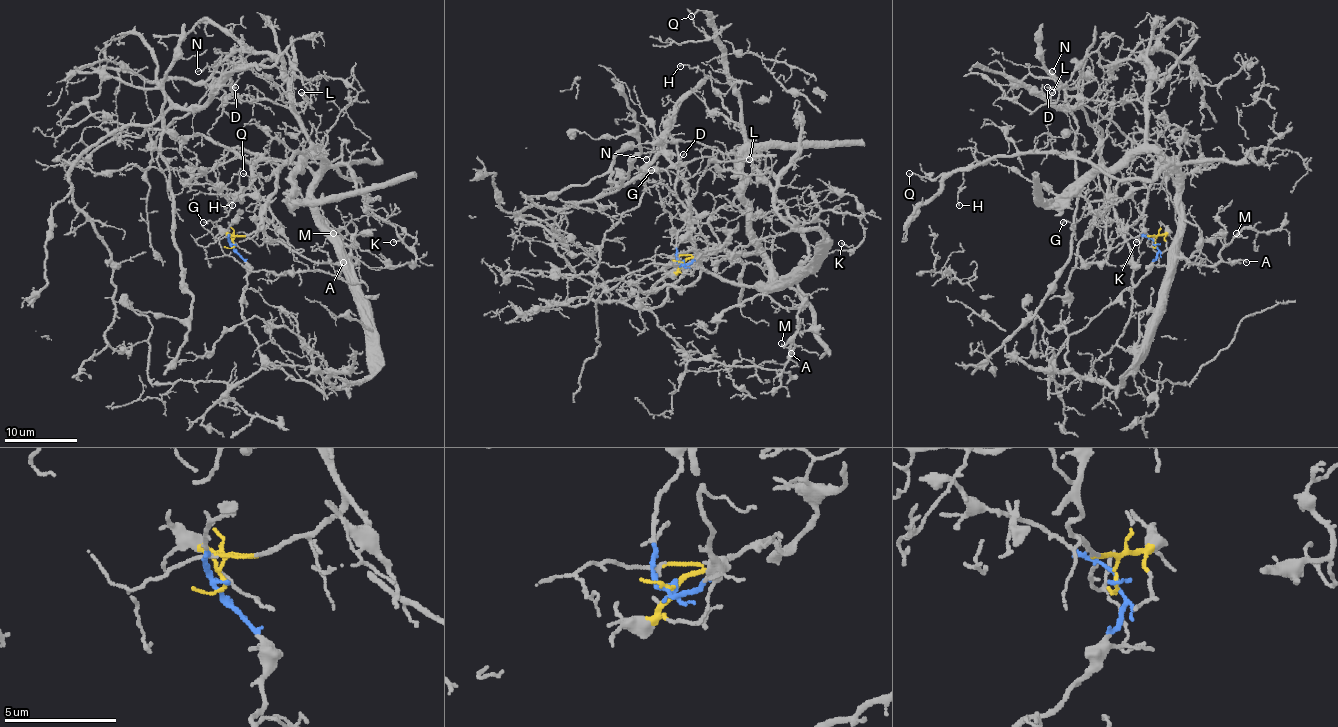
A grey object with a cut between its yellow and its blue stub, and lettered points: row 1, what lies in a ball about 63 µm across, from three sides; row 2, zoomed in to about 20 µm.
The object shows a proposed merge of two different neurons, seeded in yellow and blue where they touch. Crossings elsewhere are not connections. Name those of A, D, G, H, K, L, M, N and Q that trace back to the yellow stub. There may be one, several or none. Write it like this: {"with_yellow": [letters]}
{"with_yellow": ["A", "D", "G", "H", "K", "L", "M", "N", "Q"]}

